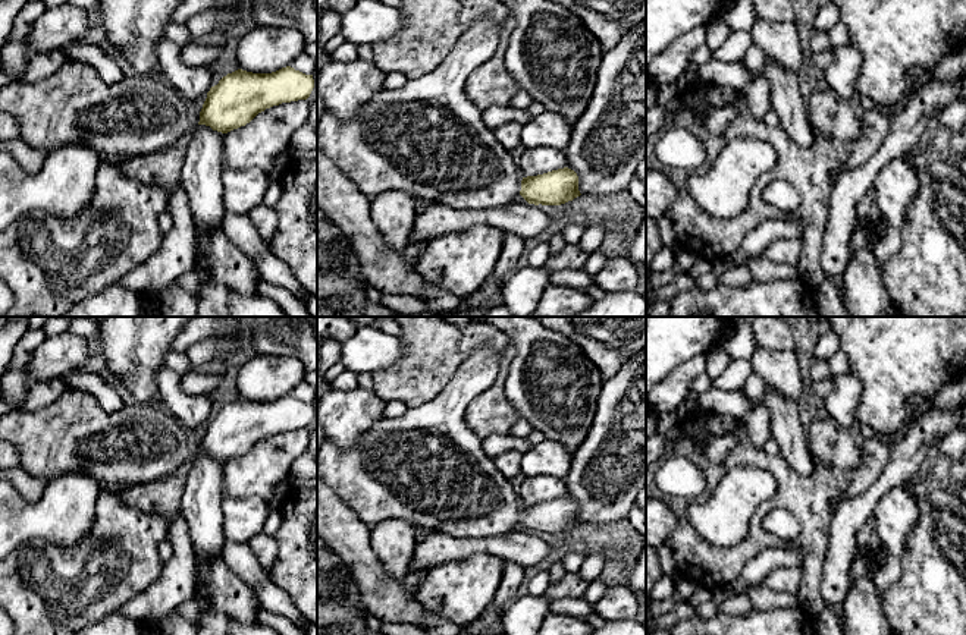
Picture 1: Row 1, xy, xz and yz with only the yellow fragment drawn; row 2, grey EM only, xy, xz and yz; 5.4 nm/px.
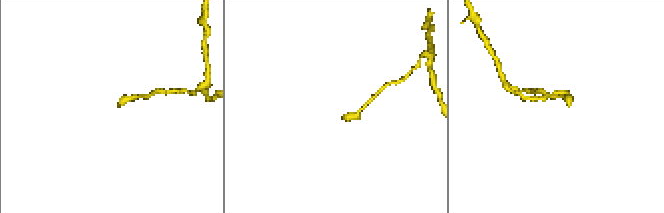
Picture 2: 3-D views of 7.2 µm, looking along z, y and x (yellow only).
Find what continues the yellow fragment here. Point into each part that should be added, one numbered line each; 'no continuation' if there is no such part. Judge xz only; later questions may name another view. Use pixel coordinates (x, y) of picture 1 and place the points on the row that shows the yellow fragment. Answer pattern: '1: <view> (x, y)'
1: xz (427, 138)

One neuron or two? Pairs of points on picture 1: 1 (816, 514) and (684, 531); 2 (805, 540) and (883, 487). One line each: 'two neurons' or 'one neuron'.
1: one neuron
2: two neurons

